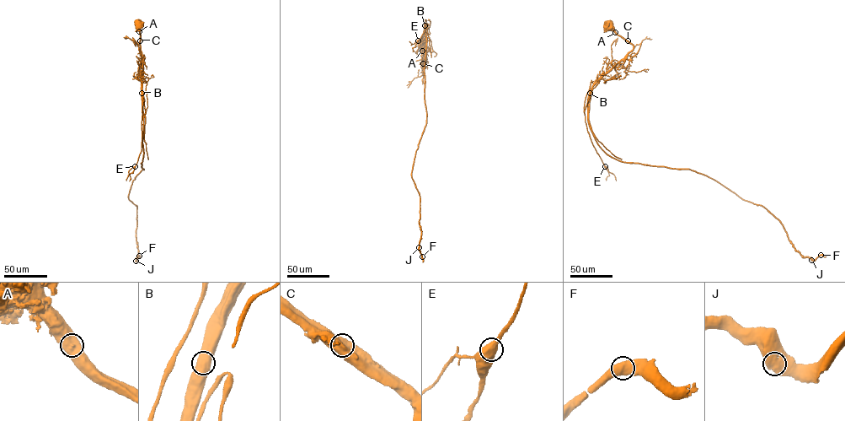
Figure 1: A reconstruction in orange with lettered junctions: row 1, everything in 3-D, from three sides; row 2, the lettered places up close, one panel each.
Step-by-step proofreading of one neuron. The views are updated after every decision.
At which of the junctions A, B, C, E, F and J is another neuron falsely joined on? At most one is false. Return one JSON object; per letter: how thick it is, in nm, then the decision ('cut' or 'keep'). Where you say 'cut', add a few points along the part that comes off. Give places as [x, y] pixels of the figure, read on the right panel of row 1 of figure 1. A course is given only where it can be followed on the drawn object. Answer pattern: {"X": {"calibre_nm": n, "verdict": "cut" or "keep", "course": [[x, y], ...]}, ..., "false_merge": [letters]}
{"A": {"calibre_nm": 850, "verdict": "keep"}, "B": {"calibre_nm": 800, "verdict": "keep"}, "C": {"calibre_nm": 800, "verdict": "keep"}, "E": {"calibre_nm": 750, "verdict": "keep"}, "F": {"calibre_nm": 750, "verdict": "keep"}, "J": {"calibre_nm": 750, "verdict": "keep"}, "false_merge": []}

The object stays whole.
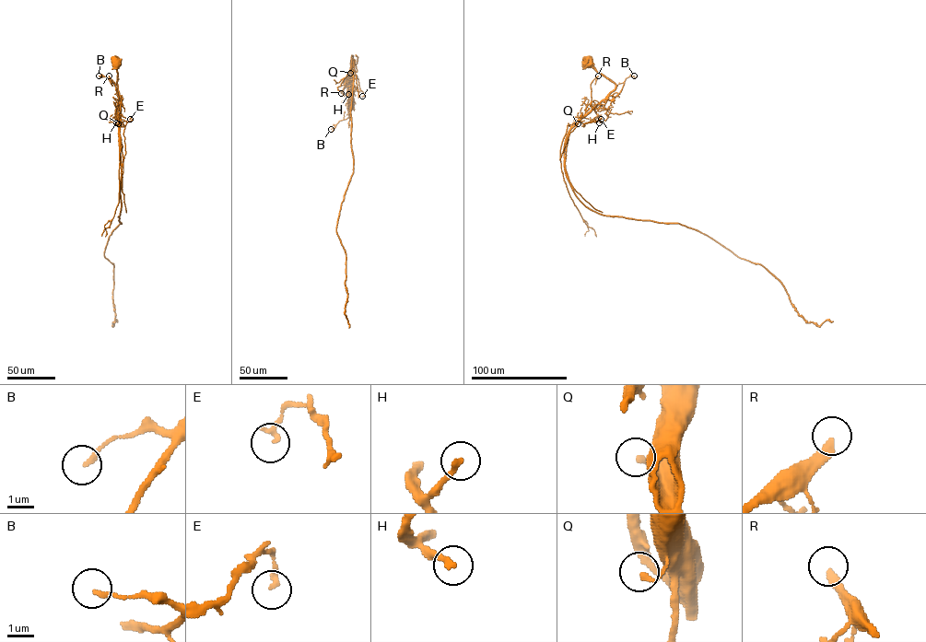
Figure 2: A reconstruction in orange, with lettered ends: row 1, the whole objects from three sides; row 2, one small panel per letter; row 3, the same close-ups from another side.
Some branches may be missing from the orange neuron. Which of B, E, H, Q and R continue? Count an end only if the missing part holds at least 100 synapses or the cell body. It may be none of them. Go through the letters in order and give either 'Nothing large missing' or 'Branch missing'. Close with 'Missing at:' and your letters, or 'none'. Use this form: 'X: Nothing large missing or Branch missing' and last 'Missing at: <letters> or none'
B: Nothing large missing
E: Nothing large missing
H: Nothing large missing
Q: Nothing large missing
R: Branch missing
Missing at: R

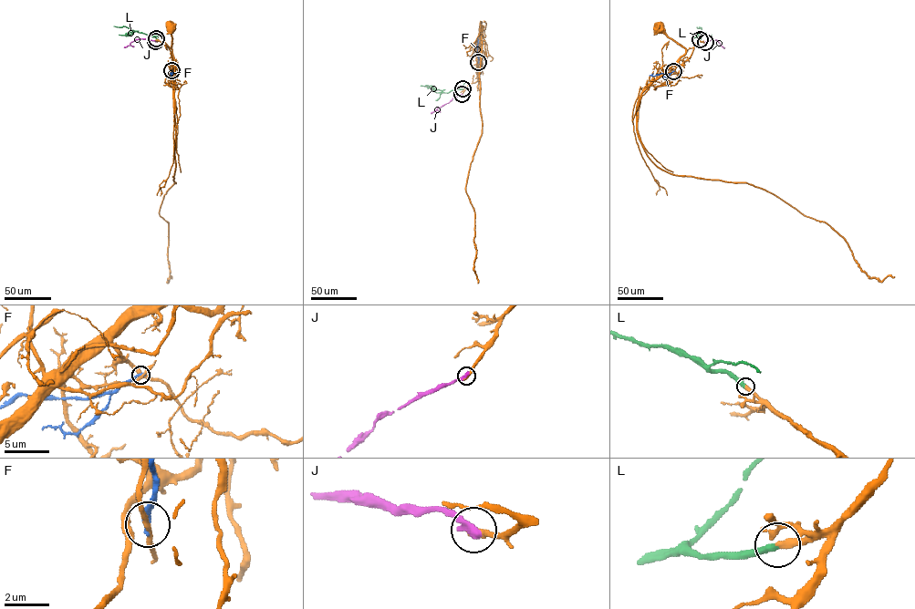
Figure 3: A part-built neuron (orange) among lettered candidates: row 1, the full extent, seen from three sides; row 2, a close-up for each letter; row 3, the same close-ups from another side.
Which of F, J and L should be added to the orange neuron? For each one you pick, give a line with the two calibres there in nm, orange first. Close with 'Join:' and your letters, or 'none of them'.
L: Thickness 360 nm (orange) against 360 nm
Join: L

